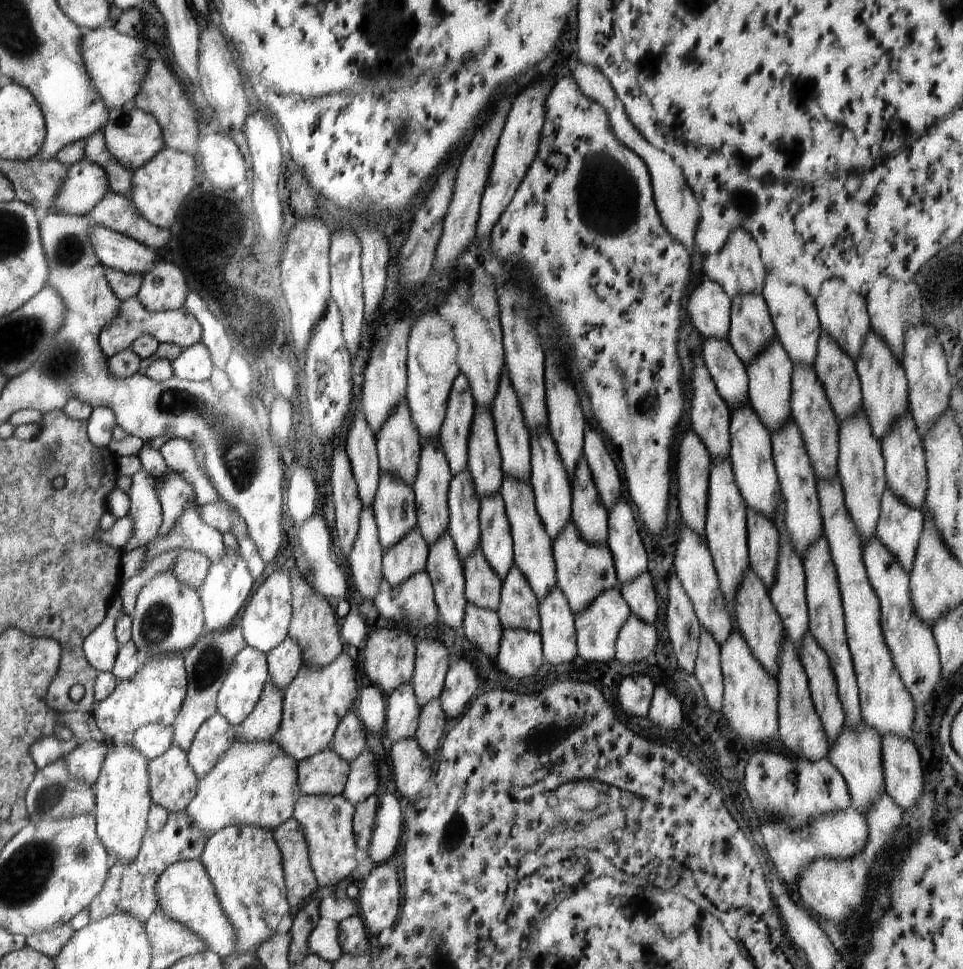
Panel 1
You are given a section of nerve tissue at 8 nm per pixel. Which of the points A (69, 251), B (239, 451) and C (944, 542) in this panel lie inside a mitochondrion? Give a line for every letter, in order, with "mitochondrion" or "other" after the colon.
A: mitochondrion
B: mitochondrion
C: other

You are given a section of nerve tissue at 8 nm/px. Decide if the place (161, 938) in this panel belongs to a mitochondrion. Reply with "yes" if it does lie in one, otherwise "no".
no

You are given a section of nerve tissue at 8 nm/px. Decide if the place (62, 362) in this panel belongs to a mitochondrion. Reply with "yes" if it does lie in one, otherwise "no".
yes

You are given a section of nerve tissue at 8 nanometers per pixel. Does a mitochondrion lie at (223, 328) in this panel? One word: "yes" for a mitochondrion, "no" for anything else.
no

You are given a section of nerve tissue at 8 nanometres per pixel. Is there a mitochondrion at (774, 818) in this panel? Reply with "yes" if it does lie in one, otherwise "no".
no

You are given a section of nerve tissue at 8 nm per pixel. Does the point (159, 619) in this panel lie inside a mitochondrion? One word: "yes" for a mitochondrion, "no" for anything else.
yes

